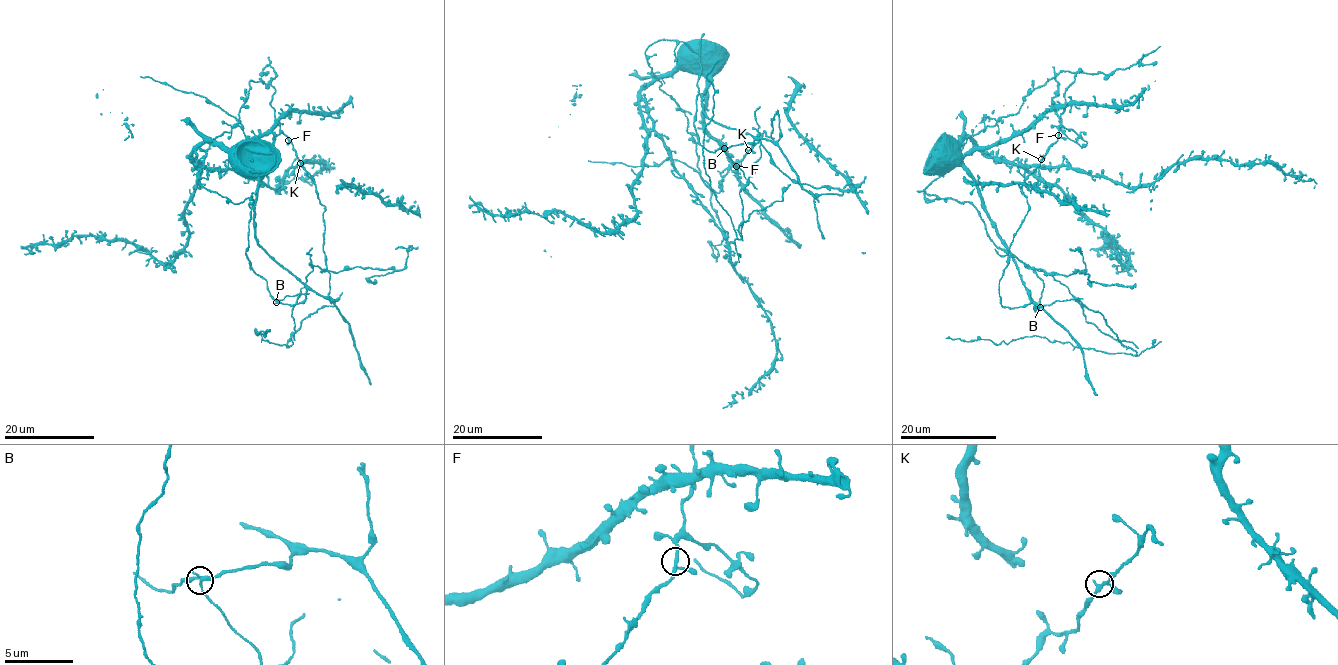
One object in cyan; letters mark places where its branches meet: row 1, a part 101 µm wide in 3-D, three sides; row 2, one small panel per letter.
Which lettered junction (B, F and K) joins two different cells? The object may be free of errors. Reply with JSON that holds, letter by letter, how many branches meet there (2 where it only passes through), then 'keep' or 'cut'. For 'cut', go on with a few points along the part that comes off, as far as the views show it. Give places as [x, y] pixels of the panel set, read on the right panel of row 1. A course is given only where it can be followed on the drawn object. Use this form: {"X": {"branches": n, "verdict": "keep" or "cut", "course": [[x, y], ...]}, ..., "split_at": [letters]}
{"B": {"branches": 3, "verdict": "cut", "course": [[1040, 307], [1074, 299], [1087, 322], [1136, 353], [1074, 347], [1035, 335], [1009, 344], [946, 338]]}, "F": {"branches": 3, "verdict": "keep"}, "K": {"branches": 3, "verdict": "keep"}, "split_at": ["B"]}

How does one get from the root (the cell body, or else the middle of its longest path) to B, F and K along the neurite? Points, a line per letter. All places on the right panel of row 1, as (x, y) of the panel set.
B: (1015, 260), (1034, 309), (1040, 307)
F: (1015, 260), (1031, 301), (1005, 307), (999, 280), (1007, 264), (1013, 234), (1028, 210), (1022, 183), (1058, 135)
K: (1015, 260), (1031, 301), (1005, 307), (999, 280), (1007, 264), (1013, 234), (1028, 210), (1022, 183), (1041, 159)

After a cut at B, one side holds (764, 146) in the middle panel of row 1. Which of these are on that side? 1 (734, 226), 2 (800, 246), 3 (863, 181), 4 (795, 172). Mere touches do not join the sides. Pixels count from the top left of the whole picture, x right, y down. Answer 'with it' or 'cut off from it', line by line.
1: with it
2: cut off from it
3: with it
4: cut off from it

